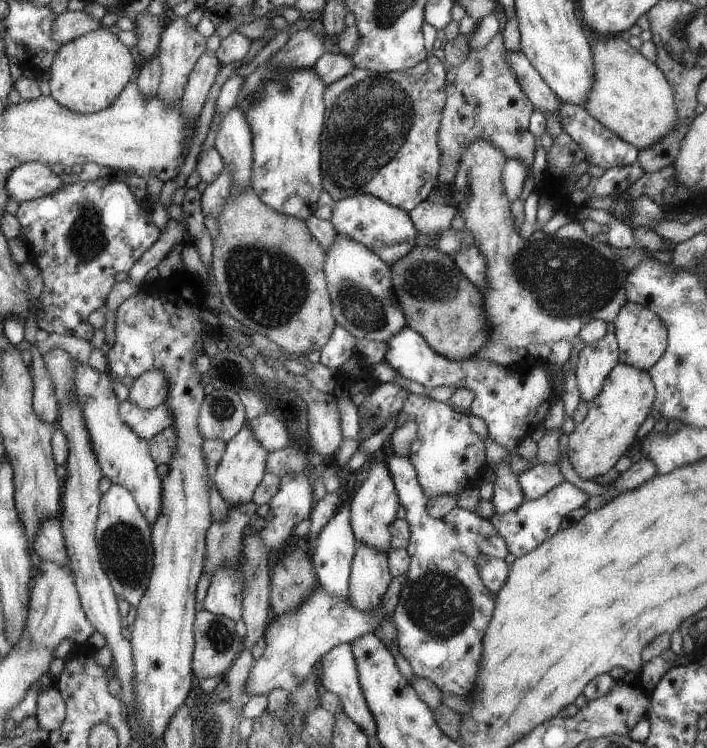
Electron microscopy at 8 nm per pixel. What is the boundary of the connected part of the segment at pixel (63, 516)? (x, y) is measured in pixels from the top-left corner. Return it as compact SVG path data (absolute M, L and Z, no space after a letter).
M53 348L42 354L45 368L51 379L56 399L58 400L58 420L55 428L64 431L68 439L68 458L64 462L66 476L63 478L64 496L61 497L60 526L64 539L64 546L68 553L68 566L75 578L75 585L80 592L81 606L92 623L95 631L103 634L106 645L112 656L114 676L119 682L117 698L130 709L134 706L132 689L132 652L130 642L123 638L119 625L118 598L111 588L107 575L102 571L96 542L94 539L94 526L98 515L98 502L102 495L98 488L102 477L101 467L96 461L92 451L87 429L82 419L80 406L76 403L74 395L73 359L63 349Z

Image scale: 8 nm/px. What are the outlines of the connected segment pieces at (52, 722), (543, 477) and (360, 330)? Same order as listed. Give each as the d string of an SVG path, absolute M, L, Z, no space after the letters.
M50 686L40 690L36 698L37 726L47 732L59 728L66 715L66 706L59 691Z
M537 463L518 475L525 501L543 496L548 490L564 482L556 463Z
M337 232L324 254L323 270L337 325L341 325L356 339L365 338L375 342L387 341L392 334L404 328L407 322L392 286L392 267L388 263L368 247Z

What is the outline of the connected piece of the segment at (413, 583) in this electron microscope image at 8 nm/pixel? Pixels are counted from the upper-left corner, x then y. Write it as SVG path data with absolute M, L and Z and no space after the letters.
M389 439L386 440L383 449L384 462L393 478L400 505L405 510L404 519L411 531L411 539L405 548L410 558L408 569L404 572L406 581L401 587L399 600L390 616L396 627L396 647L409 662L415 677L429 679L441 692L467 699L473 680L480 670L482 638L496 608L496 595L481 580L476 567L479 563L476 560L481 555L503 559L507 556L508 548L504 538L494 532L493 526L473 511L455 506L439 518L427 514L427 496L421 490L415 467L407 457L397 456L390 450Z

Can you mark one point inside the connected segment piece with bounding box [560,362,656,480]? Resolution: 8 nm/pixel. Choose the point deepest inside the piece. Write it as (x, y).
(612, 418)

